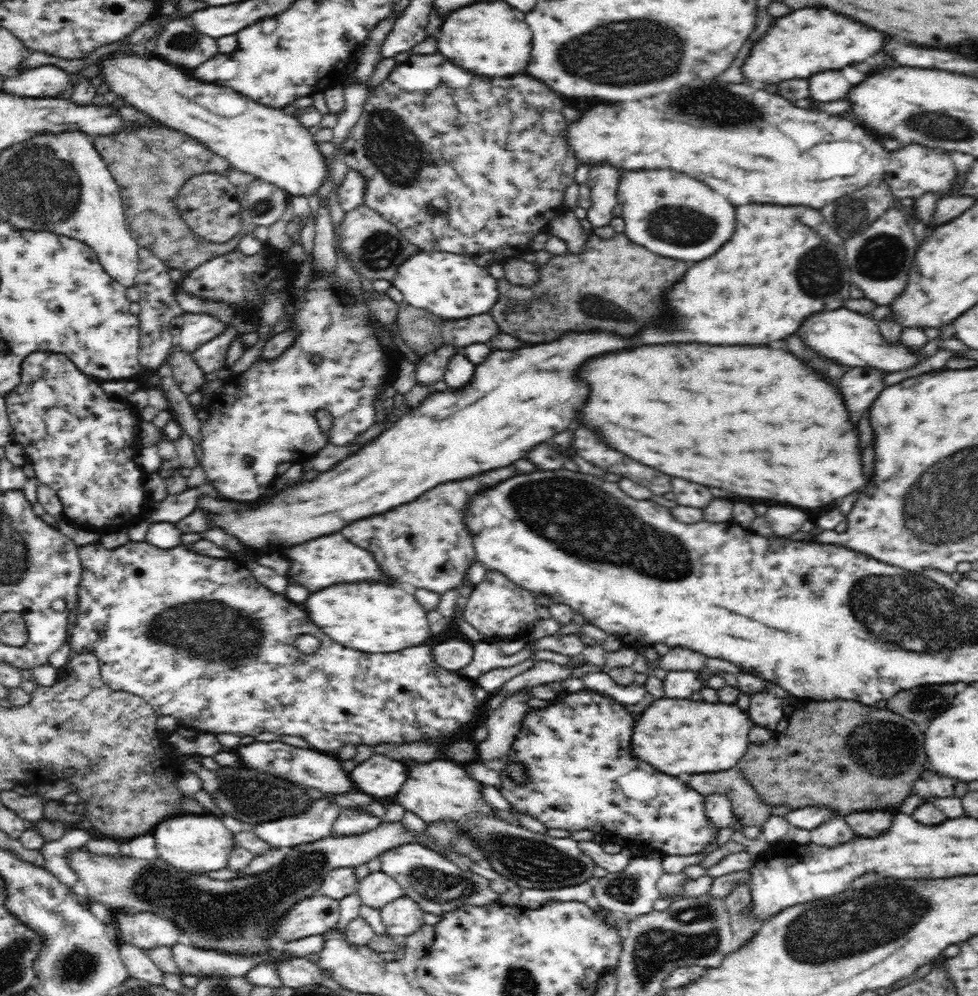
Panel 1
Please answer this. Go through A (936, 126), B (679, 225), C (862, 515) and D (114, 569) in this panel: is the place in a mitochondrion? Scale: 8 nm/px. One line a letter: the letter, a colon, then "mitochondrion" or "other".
A: mitochondrion
B: mitochondrion
C: other
D: other

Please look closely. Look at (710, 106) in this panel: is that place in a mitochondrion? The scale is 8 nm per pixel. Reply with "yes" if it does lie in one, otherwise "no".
yes

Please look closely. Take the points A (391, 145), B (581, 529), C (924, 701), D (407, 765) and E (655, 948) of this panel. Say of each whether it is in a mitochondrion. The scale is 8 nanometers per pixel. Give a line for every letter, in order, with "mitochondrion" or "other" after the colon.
A: mitochondrion
B: mitochondrion
C: mitochondrion
D: other
E: mitochondrion

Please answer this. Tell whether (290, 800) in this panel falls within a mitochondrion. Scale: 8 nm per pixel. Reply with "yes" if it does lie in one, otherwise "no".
yes

